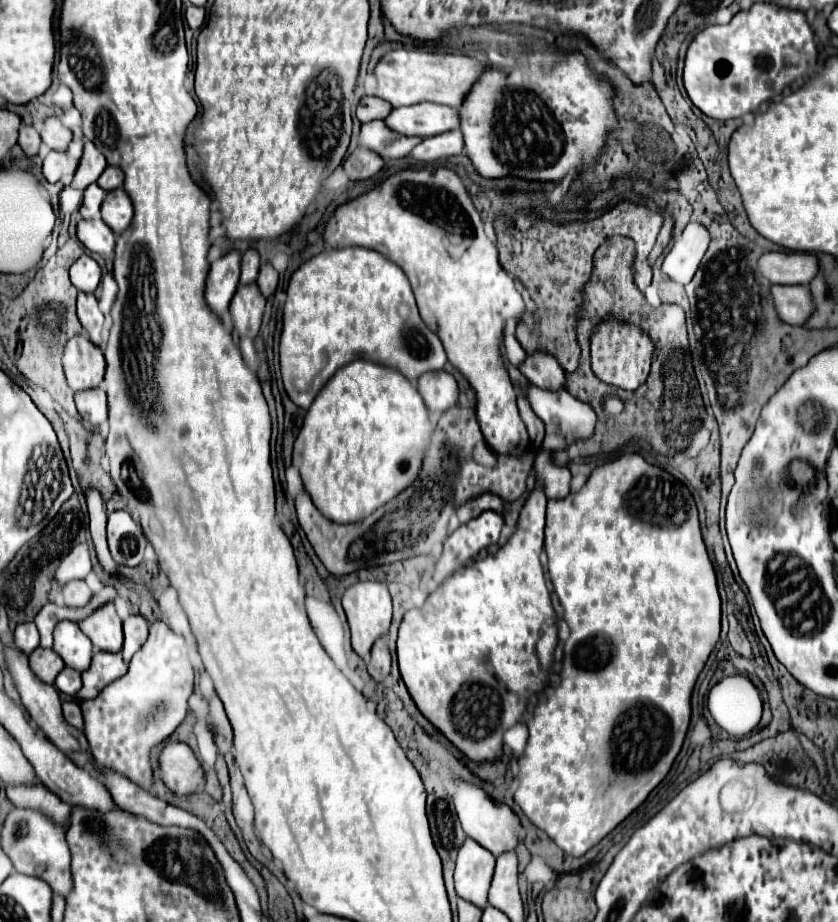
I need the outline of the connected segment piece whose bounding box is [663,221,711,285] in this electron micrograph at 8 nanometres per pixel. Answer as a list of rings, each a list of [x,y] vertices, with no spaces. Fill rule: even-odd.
[[[691,221],[683,235],[675,241],[673,249],[667,253],[663,261],[663,273],[681,285],[687,285],[699,269],[709,243],[709,231],[701,223]]]

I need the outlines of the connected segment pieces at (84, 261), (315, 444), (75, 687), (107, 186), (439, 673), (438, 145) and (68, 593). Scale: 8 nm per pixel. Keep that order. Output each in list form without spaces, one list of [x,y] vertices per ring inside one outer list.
[[[81,255],[73,265],[71,265],[71,283],[83,291],[83,293],[93,293],[101,281],[101,267],[97,265],[95,259],[89,255]]]
[[[355,359],[325,383],[309,407],[295,439],[293,465],[299,469],[303,487],[323,517],[333,523],[357,523],[391,501],[417,477],[431,433],[433,425],[415,383],[407,381],[395,369]]]
[[[65,667],[55,679],[55,687],[65,695],[75,695],[81,689],[81,673]]]
[[[107,167],[103,171],[103,175],[97,179],[97,185],[103,187],[105,191],[113,191],[113,189],[123,185],[123,179],[125,179],[125,175],[123,175],[123,171],[119,167]]]
[[[537,481],[519,513],[517,529],[509,541],[495,555],[475,561],[475,565],[451,575],[427,597],[423,607],[407,611],[399,627],[399,671],[415,705],[435,729],[475,763],[493,763],[503,755],[503,733],[521,721],[531,695],[545,685],[553,665],[559,627],[539,563],[545,505],[547,497],[541,481]]]
[[[459,129],[427,137],[423,143],[419,143],[413,151],[411,157],[417,161],[437,161],[437,159],[447,159],[451,155],[463,153],[463,135]]]
[[[71,581],[63,589],[65,595],[65,605],[67,607],[85,607],[91,601],[91,589],[87,587],[85,581]]]

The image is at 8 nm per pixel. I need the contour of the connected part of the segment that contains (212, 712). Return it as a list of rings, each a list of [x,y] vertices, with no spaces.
[[[217,695],[211,697],[211,701],[209,701],[209,717],[211,717],[211,723],[213,723],[215,733],[225,733],[227,737],[233,737],[233,735],[231,735],[229,719],[227,719],[225,709],[223,709],[223,703],[219,701]]]

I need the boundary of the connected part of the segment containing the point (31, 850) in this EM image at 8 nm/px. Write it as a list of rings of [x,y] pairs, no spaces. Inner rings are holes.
[[[13,809],[3,823],[1,847],[19,873],[47,881],[57,895],[67,897],[71,893],[71,857],[65,841],[65,827],[51,823],[39,811]]]

